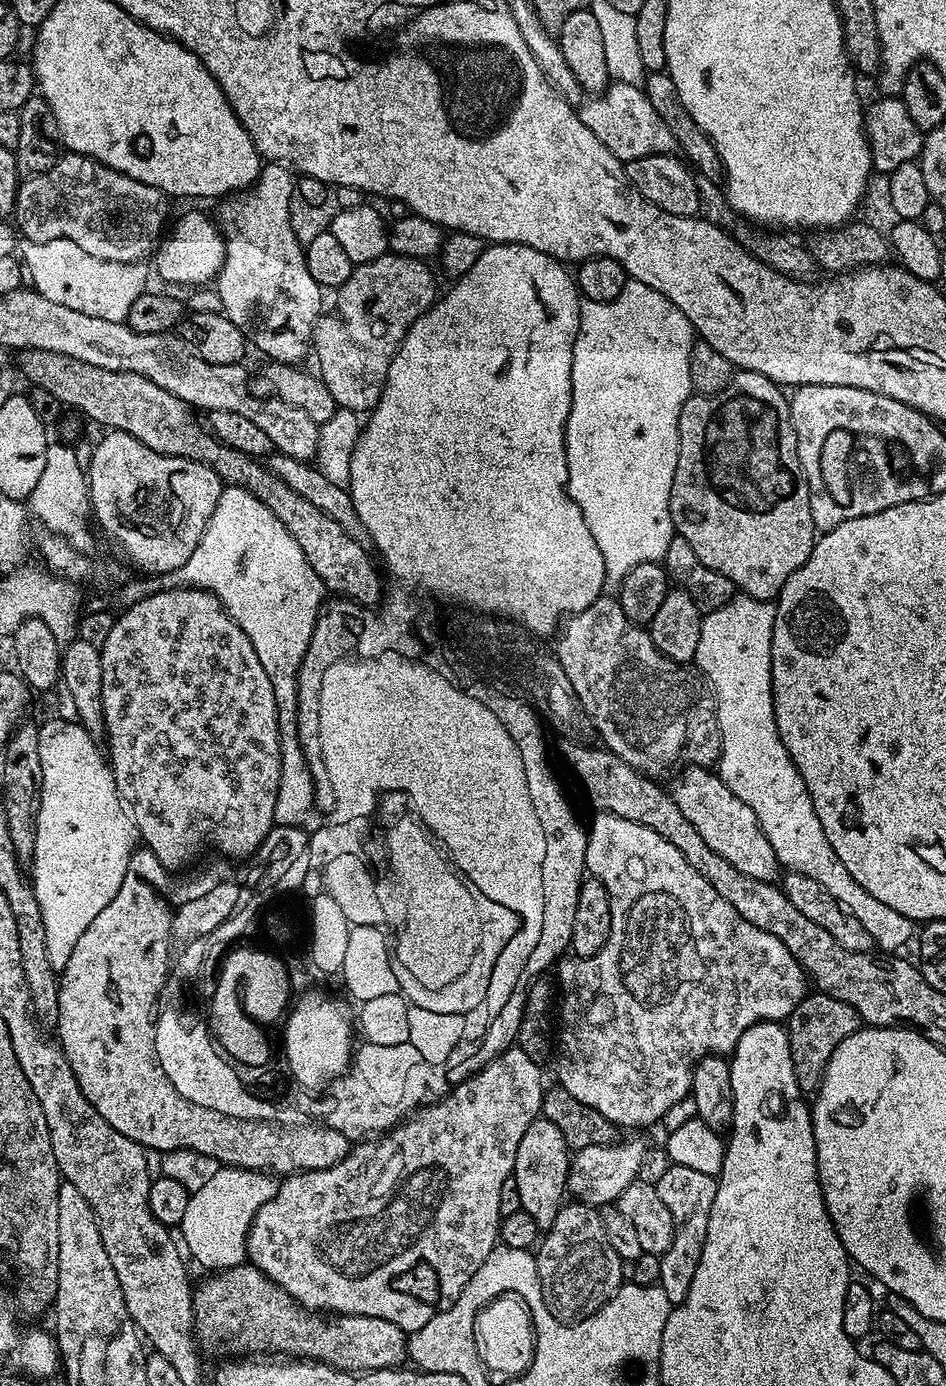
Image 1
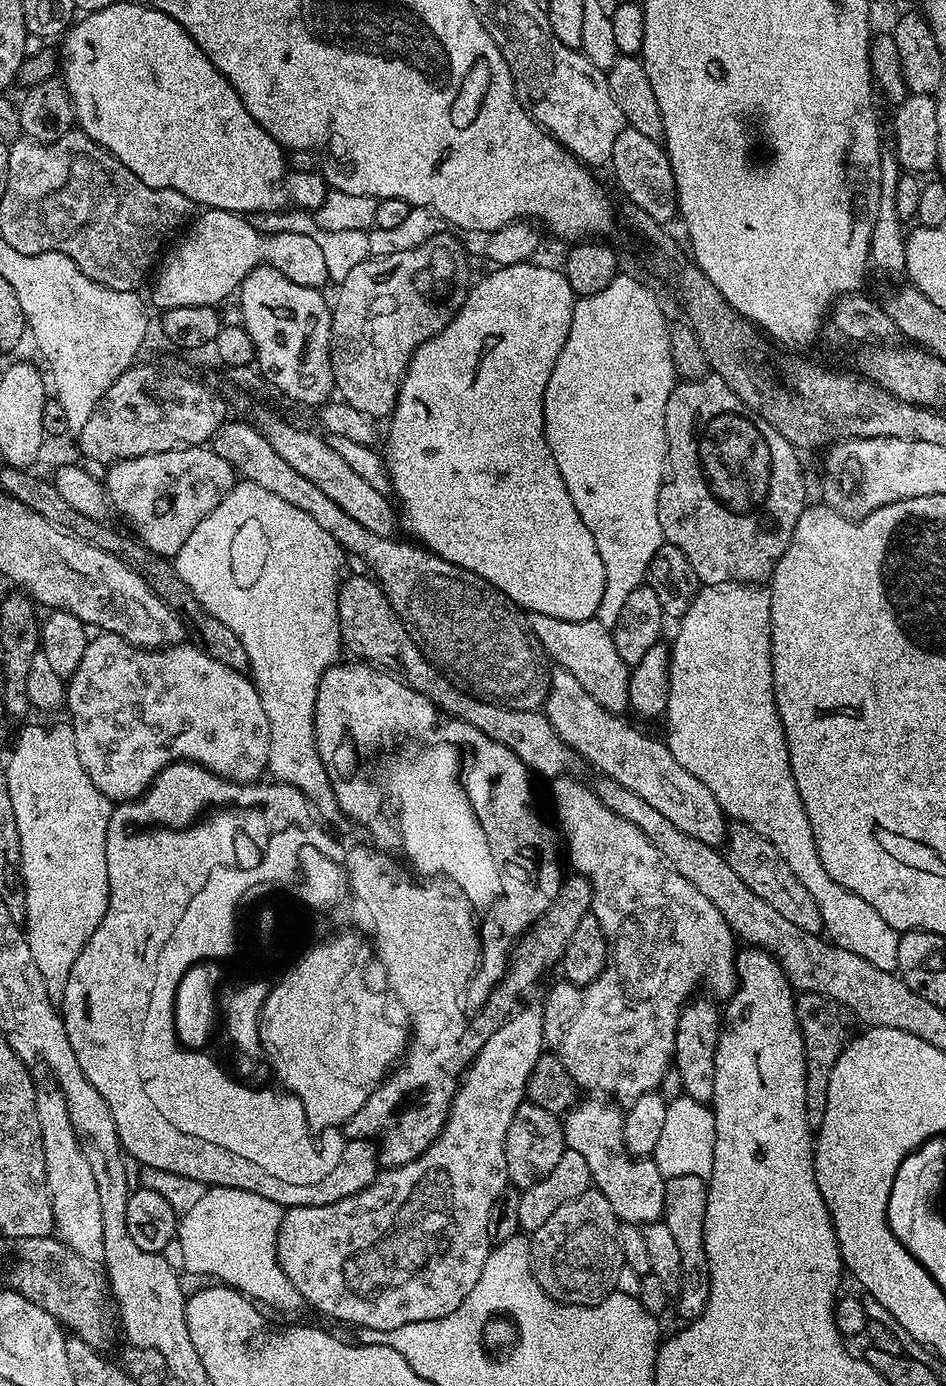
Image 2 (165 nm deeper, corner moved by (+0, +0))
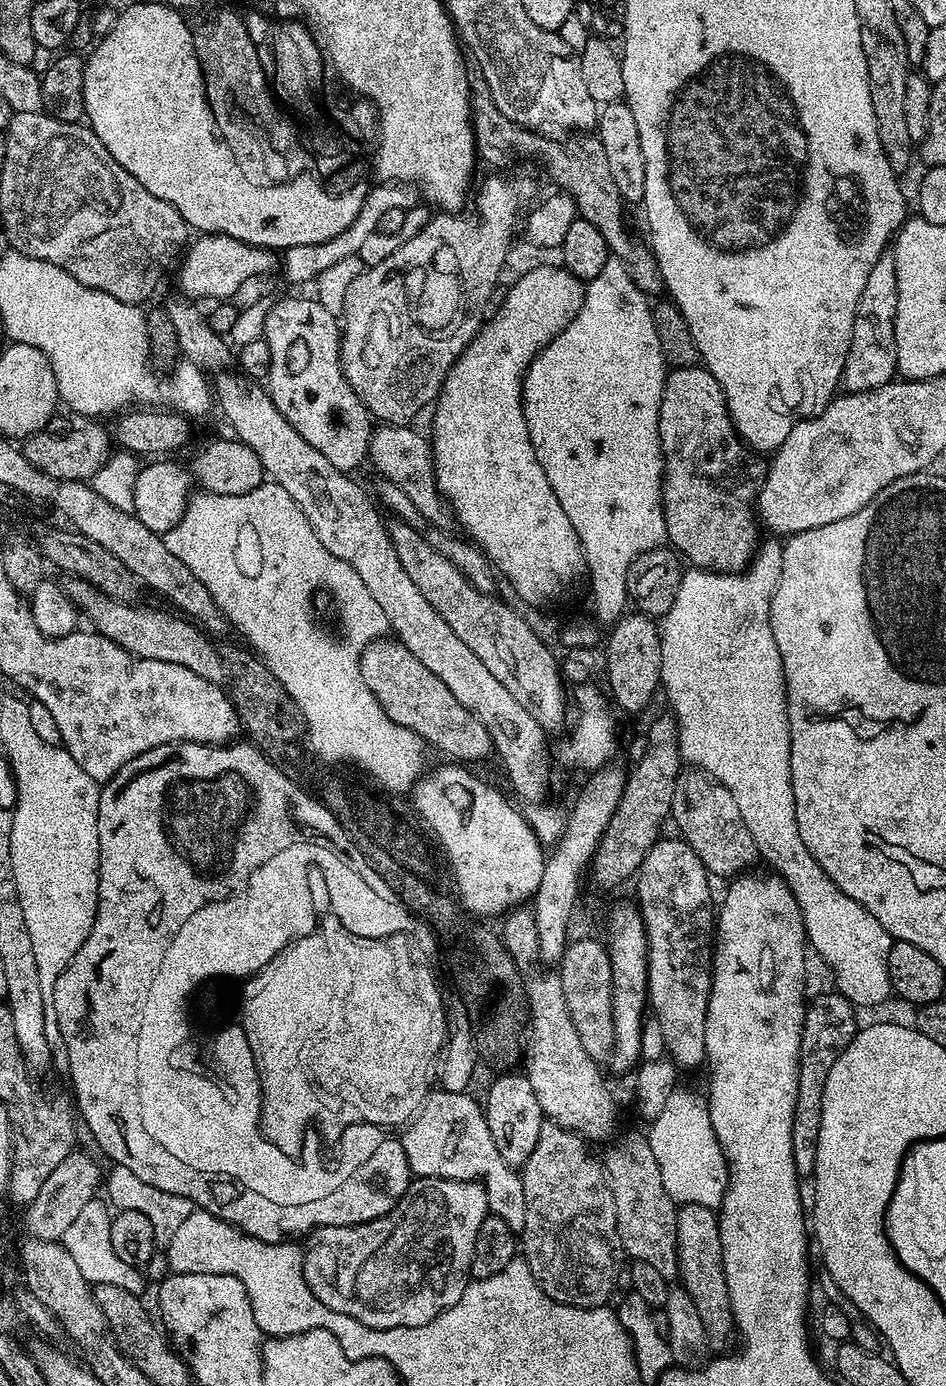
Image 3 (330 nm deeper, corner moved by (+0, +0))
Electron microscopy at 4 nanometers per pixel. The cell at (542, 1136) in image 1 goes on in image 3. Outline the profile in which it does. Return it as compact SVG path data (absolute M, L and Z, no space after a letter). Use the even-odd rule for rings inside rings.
M508 1070L488 1088L488 1097L482 1100L482 1115L486 1118L490 1134L494 1138L494 1146L498 1154L502 1154L502 1162L511 1168L521 1169L530 1154L534 1154L534 1146L538 1146L540 1128L546 1123L542 1106L538 1106L538 1098L534 1098L534 1086L530 1086L527 1075L519 1071Z

